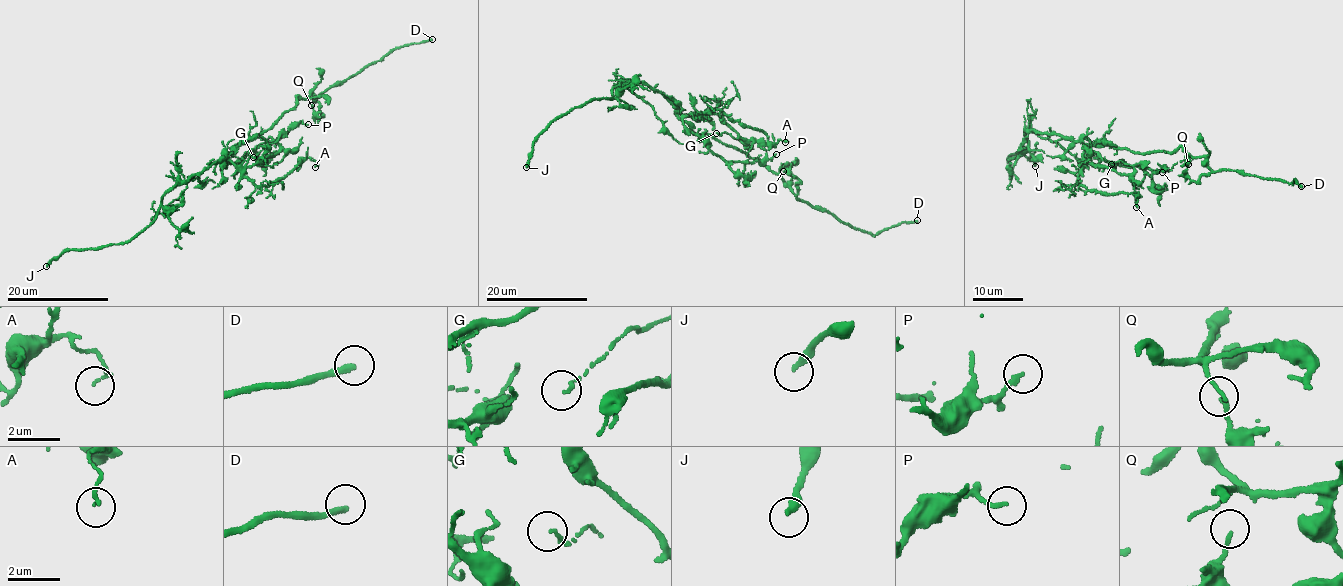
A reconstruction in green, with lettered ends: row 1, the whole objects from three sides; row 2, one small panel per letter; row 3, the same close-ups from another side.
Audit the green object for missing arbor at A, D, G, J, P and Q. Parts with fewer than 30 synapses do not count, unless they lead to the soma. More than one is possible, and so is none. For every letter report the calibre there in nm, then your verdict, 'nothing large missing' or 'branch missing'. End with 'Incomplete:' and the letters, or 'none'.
A: calibre 100 nm; nothing large missing
D: calibre 240 nm; branch missing
G: calibre 90 nm; nothing large missing
J: calibre 240 nm; branch missing
P: calibre 160 nm; nothing large missing
Q: calibre 90 nm; nothing large missing
Incomplete: D, J

